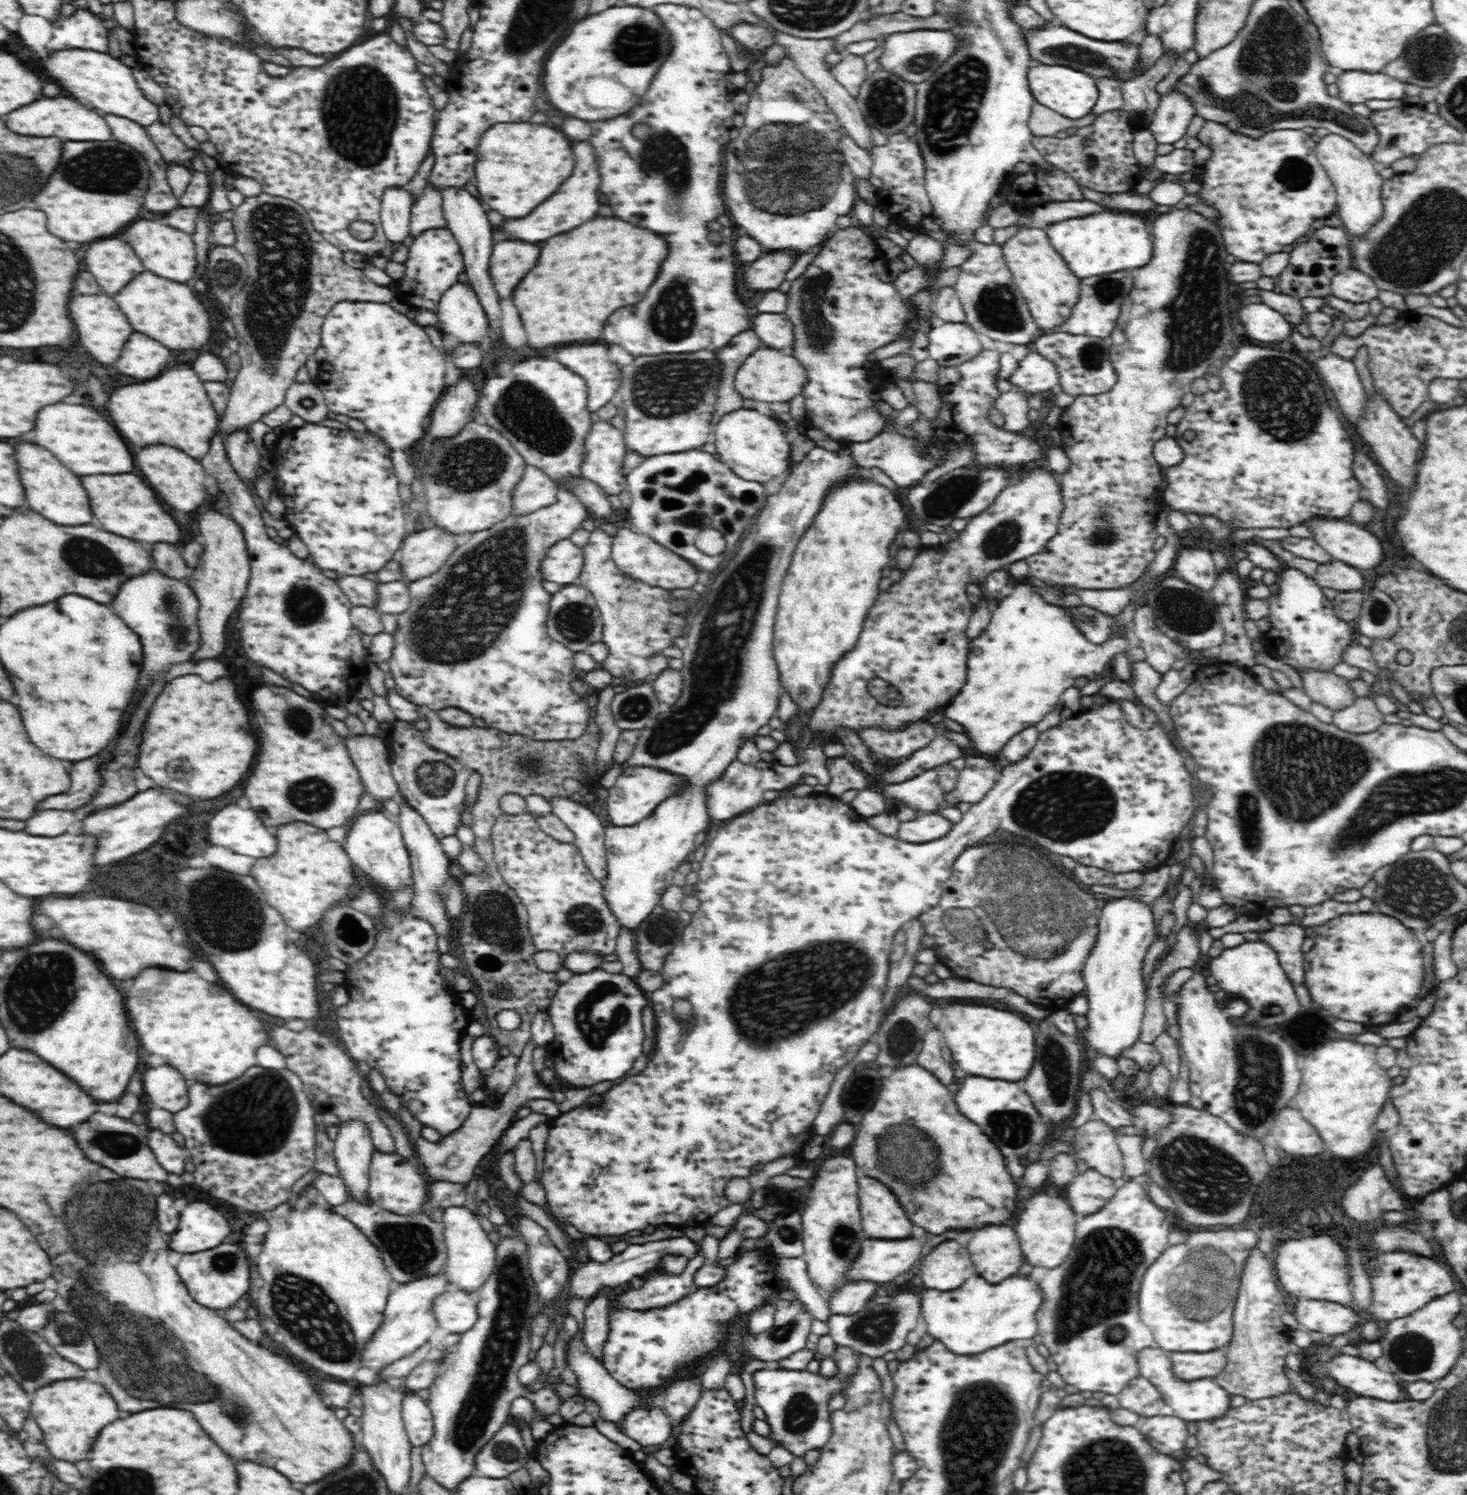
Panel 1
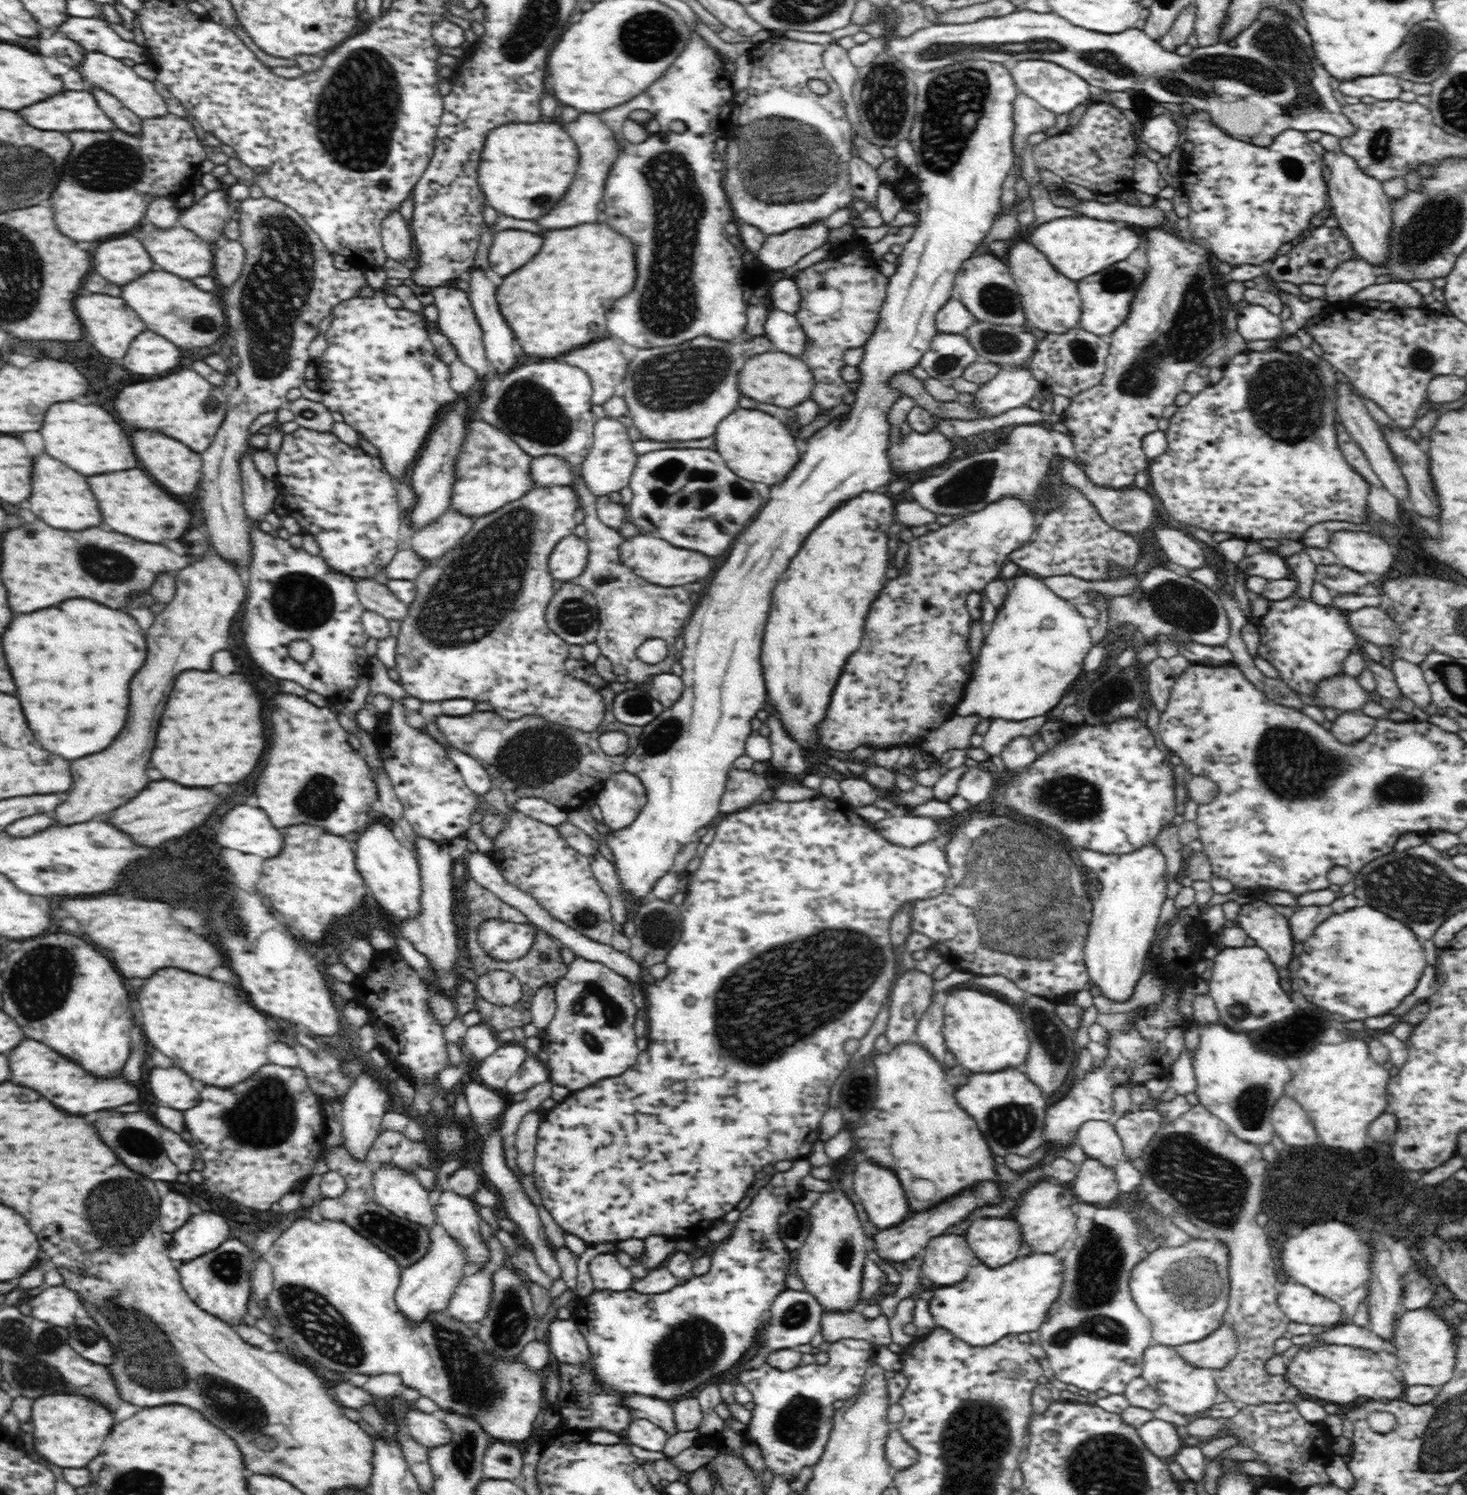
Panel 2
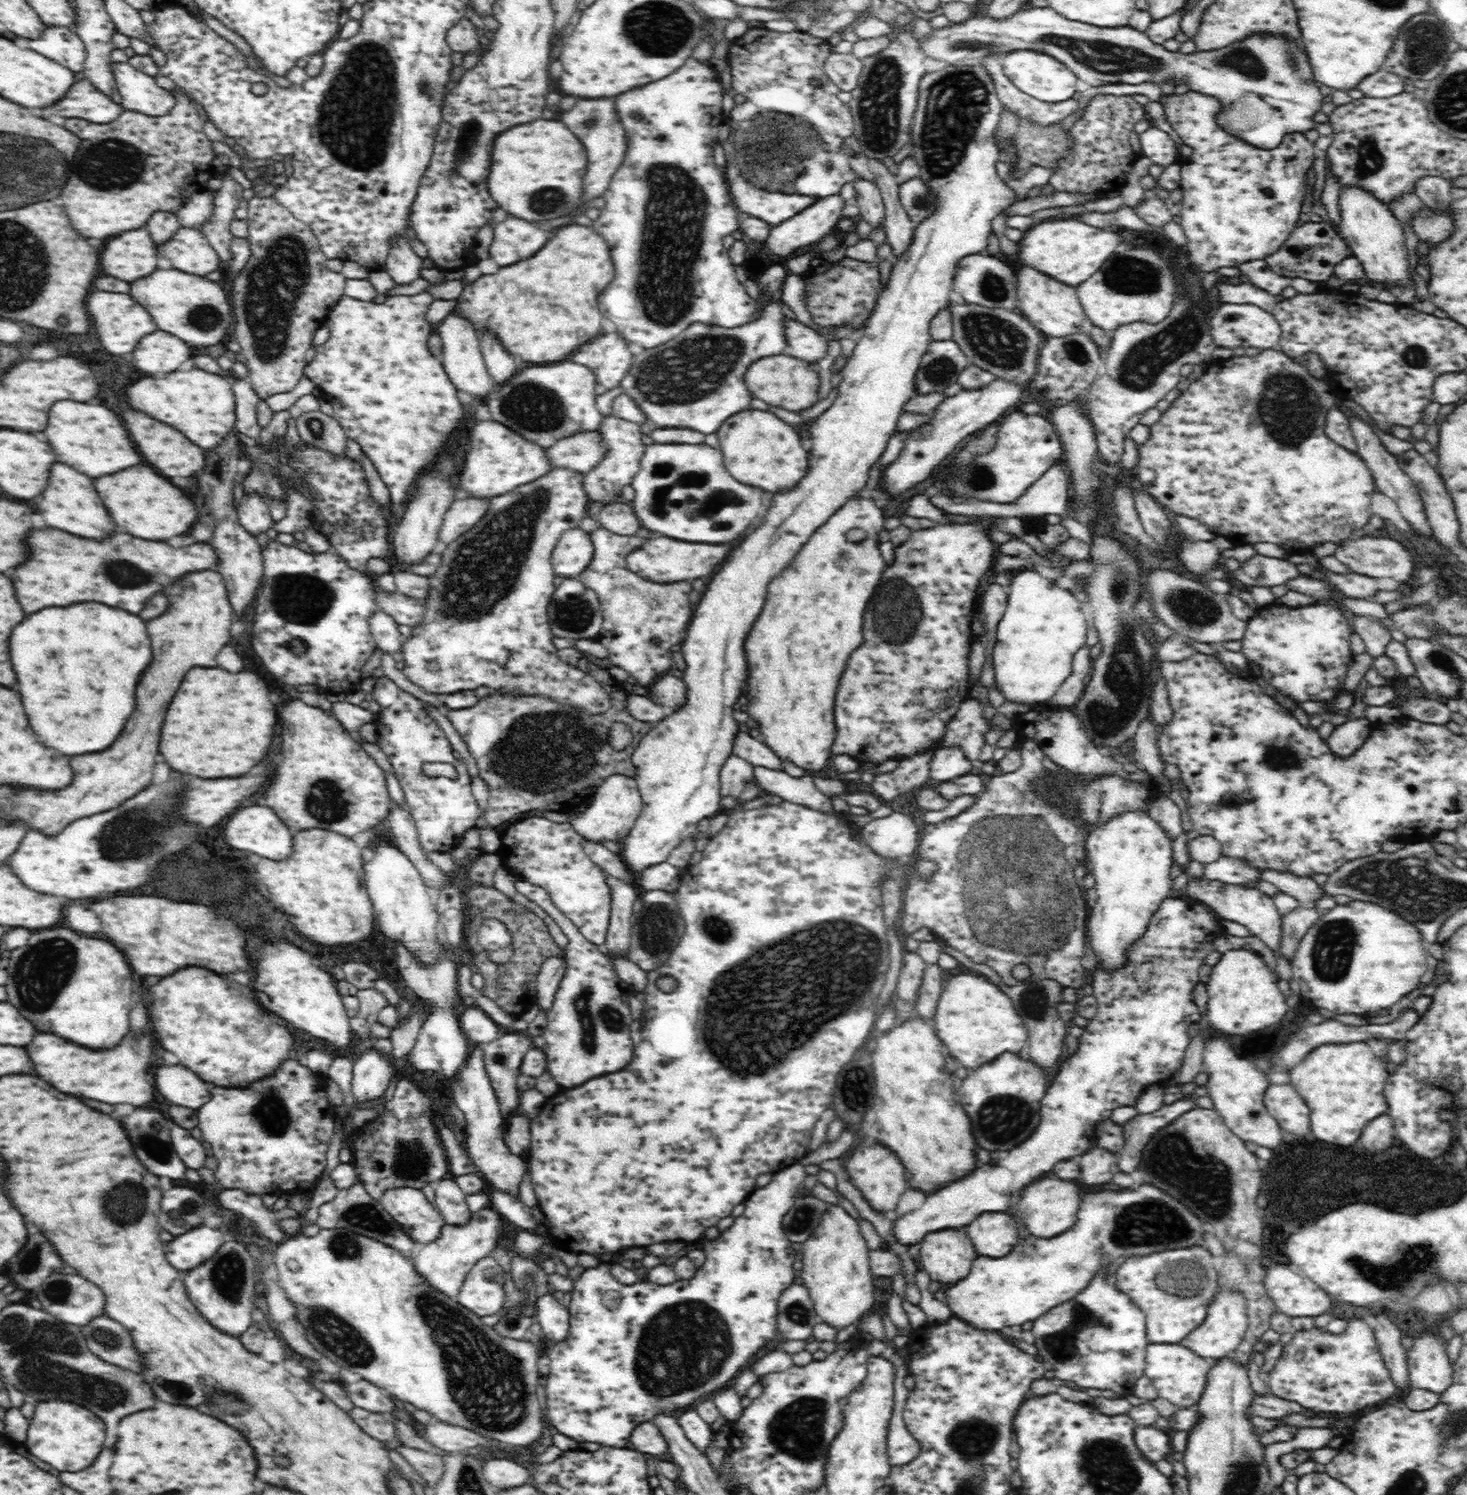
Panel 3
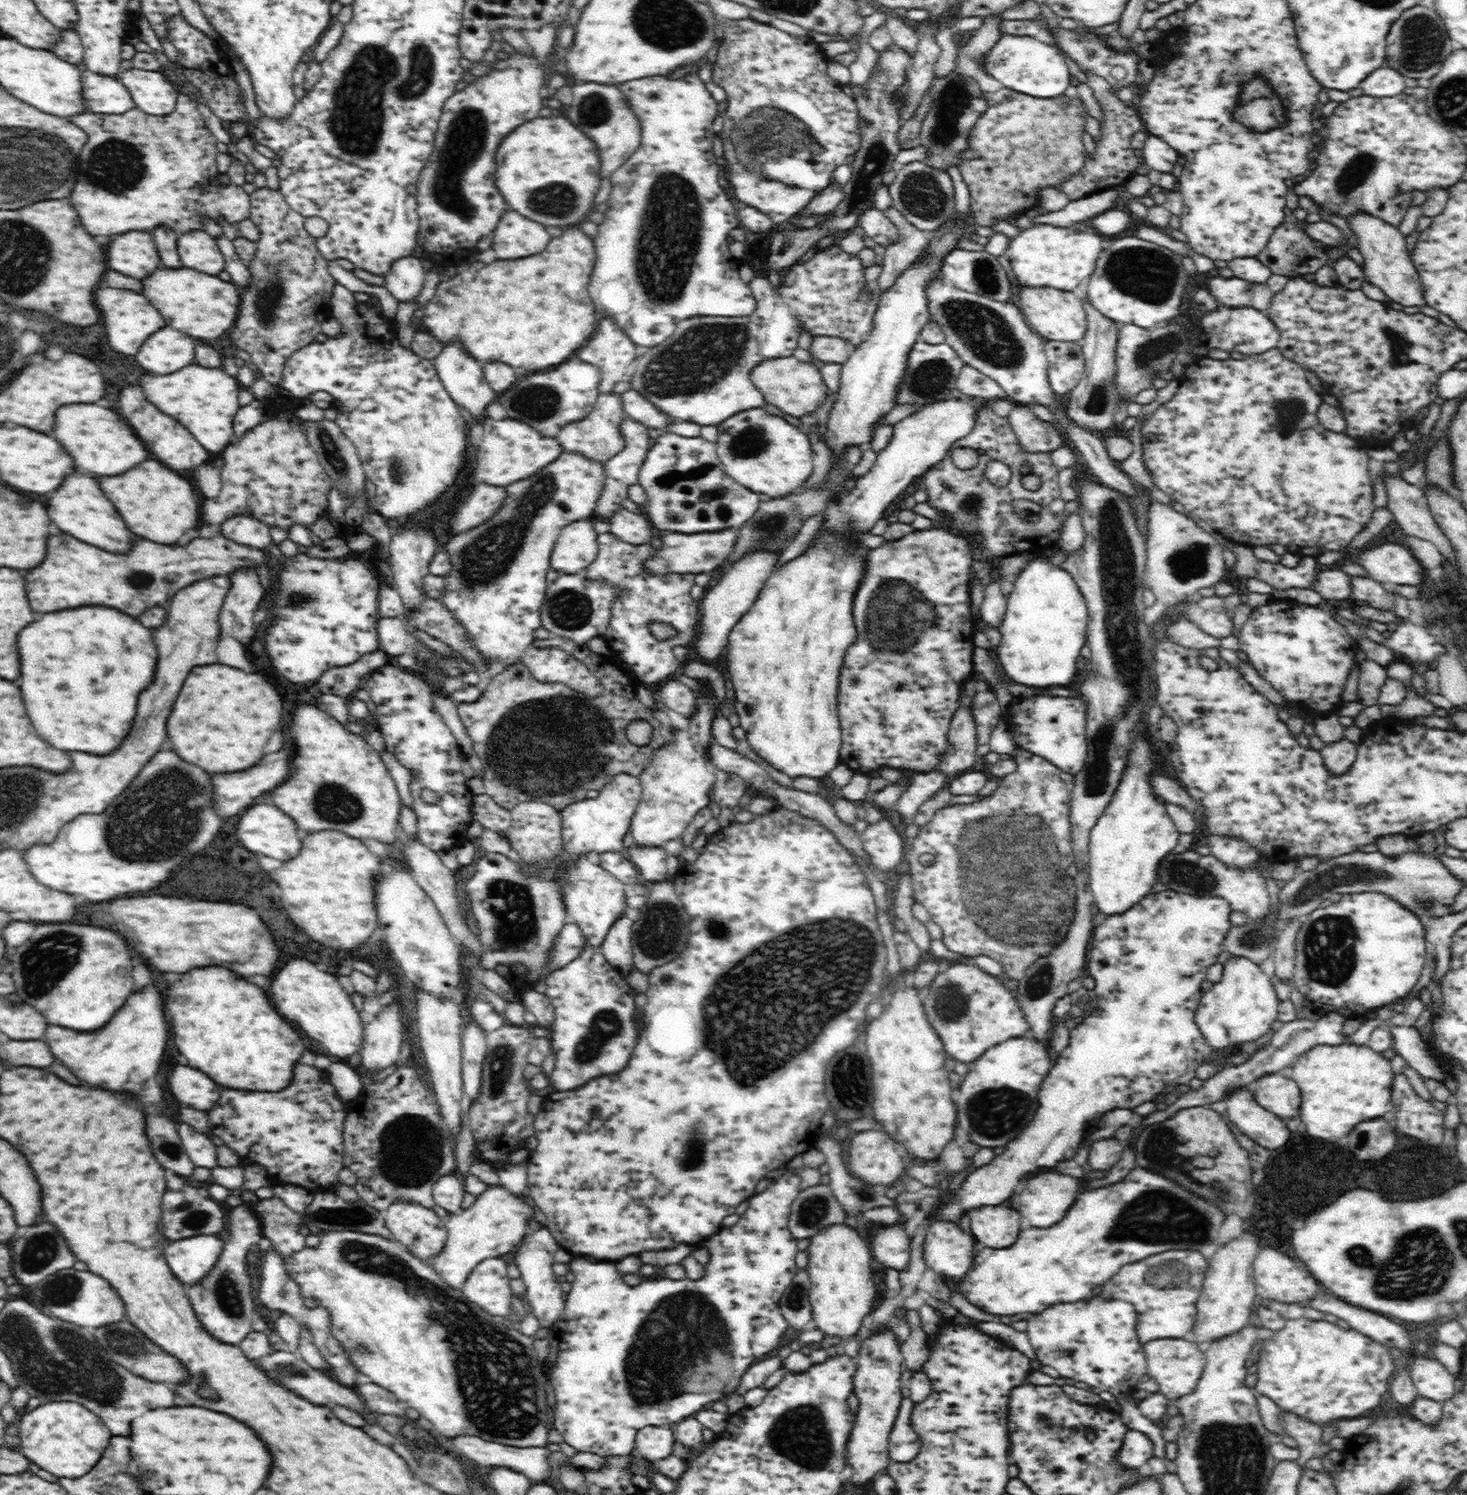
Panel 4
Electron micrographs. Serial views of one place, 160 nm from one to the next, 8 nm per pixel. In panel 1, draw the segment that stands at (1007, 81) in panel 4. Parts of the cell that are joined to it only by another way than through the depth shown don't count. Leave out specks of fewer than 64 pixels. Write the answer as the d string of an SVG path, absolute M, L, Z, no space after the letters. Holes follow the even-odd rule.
M1048 64L1032 66L1028 72L1031 91L1038 103L1055 110L1066 118L1084 122L1085 119L1089 120L1088 114L1094 110L1096 102L1100 98L1096 79L1095 76L1082 72L1080 69Z

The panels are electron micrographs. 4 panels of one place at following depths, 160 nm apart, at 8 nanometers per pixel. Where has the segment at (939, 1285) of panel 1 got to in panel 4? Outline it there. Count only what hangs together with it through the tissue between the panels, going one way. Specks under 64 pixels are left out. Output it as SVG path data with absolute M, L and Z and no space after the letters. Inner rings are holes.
M933 1222L924 1238L924 1262L940 1278L960 1281L973 1266L976 1246L958 1224Z

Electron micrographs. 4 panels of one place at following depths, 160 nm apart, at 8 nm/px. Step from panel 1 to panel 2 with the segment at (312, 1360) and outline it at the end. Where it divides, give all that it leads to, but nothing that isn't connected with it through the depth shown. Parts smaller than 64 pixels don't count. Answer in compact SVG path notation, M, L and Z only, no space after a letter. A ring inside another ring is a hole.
M297 1217L261 1260L268 1262L272 1269L273 1285L266 1298L267 1306L274 1310L282 1326L294 1328L294 1344L302 1356L344 1376L402 1374L406 1386L432 1399L441 1410L476 1417L495 1440L523 1442L534 1434L534 1424L544 1399L543 1374L530 1372L520 1360L512 1364L496 1361L481 1347L474 1329L452 1320L444 1312L430 1316L428 1322L420 1326L411 1326L400 1314L394 1300L401 1268L350 1225L340 1220L322 1218L320 1222L314 1222L310 1218Z

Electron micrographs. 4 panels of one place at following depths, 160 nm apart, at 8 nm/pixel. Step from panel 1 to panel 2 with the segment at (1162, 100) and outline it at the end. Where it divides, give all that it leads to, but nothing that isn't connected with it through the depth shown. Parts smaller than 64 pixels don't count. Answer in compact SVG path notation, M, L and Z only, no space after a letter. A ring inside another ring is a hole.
M1170 114L1154 116L1144 123L1142 142L1164 156L1174 150L1178 144L1178 138L1180 138L1180 128L1178 128L1174 116Z

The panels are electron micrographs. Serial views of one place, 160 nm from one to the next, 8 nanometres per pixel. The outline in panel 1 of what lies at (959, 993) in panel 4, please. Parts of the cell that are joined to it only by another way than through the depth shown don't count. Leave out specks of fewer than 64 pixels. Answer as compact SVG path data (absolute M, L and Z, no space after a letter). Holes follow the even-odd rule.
M955 1001L943 1007L943 1022L938 1027L944 1044L952 1051L963 1076L983 1076L990 1080L1020 1083L1026 1078L1036 1058L1034 1030L1020 1016L988 1005L964 1004Z

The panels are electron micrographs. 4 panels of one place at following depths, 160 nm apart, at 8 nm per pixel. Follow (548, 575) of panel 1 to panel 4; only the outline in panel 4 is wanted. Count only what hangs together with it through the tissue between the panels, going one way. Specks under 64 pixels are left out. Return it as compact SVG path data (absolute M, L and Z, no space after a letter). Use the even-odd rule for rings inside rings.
M590 520L563 528L551 556L551 568L559 574L581 574L596 558L598 534Z

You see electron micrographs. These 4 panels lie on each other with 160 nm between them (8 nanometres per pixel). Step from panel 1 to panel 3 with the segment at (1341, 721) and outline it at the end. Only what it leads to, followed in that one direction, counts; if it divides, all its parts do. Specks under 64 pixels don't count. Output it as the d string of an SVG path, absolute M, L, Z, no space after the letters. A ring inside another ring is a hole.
M1349 718L1344 724L1336 725L1327 740L1329 748L1337 756L1352 756L1371 736L1372 723L1368 718Z

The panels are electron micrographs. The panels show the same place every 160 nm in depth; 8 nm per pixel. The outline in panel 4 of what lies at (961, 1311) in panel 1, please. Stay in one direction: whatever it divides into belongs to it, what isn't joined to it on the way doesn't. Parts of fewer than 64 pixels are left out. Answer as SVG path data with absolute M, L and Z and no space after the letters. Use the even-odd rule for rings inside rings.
M1139 1167L1134 1168L1124 1180L1118 1181L1118 1184L1114 1184L1114 1186L1110 1186L1110 1188L1102 1188L1102 1190L1087 1189L1080 1192L1076 1202L1072 1204L1072 1208L1069 1208L1067 1216L1059 1224L1048 1229L1031 1227L1027 1230L1022 1230L1016 1243L1012 1244L1009 1248L998 1251L990 1248L982 1248L981 1252L978 1253L978 1256L976 1256L973 1261L973 1266L968 1271L968 1274L960 1280L958 1284L960 1288L959 1294L964 1298L964 1301L973 1307L980 1308L986 1315L998 1317L1014 1316L1014 1314L1040 1314L1040 1312L1044 1312L1048 1307L1055 1304L1078 1302L1086 1299L1094 1288L1110 1280L1110 1278L1112 1278L1120 1268L1128 1264L1128 1262L1138 1262L1139 1264L1140 1260L1145 1260L1148 1256L1167 1252L1168 1250L1200 1251L1204 1244L1214 1243L1219 1237L1219 1232L1225 1217L1220 1214L1220 1209L1210 1206L1211 1202L1208 1202L1208 1204L1206 1204L1206 1202L1208 1202L1208 1200L1200 1200L1199 1196L1180 1188L1177 1184L1164 1179L1163 1176L1159 1176L1159 1174L1148 1172Z

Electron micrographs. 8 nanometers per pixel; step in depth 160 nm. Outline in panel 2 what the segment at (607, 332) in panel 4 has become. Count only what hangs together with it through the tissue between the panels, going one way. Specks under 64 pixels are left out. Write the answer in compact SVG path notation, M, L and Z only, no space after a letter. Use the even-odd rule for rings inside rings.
M602 340L602 342L586 344L582 348L576 348L576 350L568 352L568 354L564 354L562 358L564 358L566 364L580 368L581 371L584 371L589 376L593 389L591 404L594 406L603 405L616 394L616 386L625 379L629 363L620 350L618 350L614 340Z

